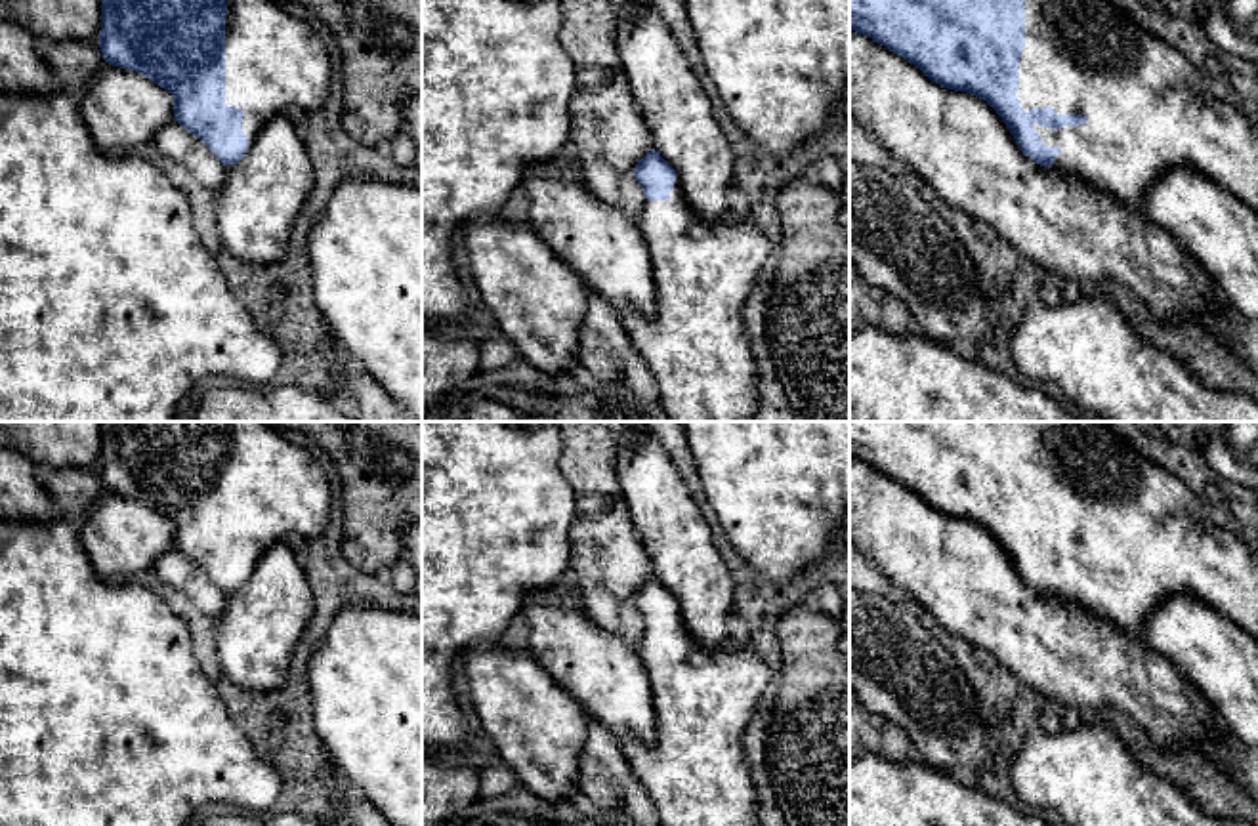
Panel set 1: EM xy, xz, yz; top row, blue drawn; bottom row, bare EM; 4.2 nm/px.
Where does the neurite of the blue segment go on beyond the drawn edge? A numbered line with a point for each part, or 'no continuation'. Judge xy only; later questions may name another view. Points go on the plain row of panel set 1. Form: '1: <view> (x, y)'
1: xy (273, 489)

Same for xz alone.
1: xz (695, 773)

